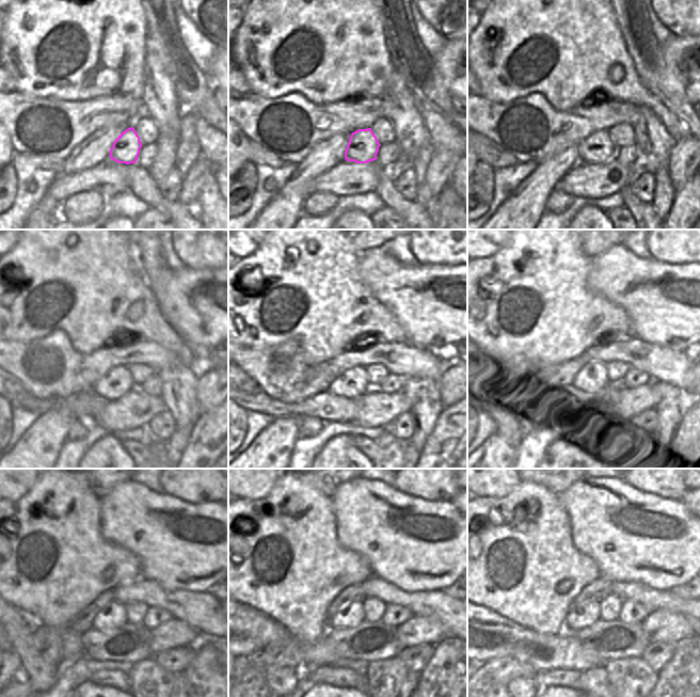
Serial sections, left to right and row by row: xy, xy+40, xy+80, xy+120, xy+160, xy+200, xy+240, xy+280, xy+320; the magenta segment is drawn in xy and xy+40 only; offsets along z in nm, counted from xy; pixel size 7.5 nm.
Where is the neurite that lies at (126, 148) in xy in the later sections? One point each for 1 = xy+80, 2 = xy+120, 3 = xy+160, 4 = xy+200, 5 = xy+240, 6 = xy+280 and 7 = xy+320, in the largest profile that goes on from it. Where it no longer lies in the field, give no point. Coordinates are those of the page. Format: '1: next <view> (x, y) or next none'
1: next xy+80 (599, 147)
2: next xy+120 (116, 382)
3: next xy+160 (353, 383)
4: next xy+200 (592, 378)
5: next xy+240 (114, 615)
6: next xy+280 (351, 615)
7: next xy+320 (583, 615)

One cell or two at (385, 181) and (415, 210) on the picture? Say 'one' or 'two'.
one

